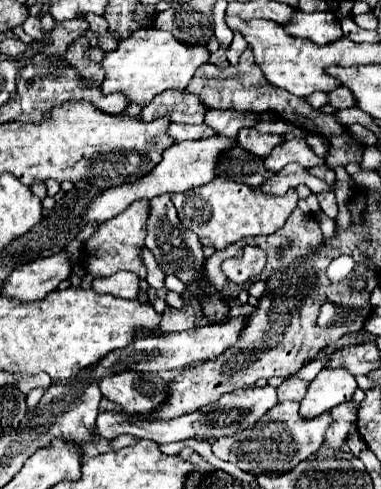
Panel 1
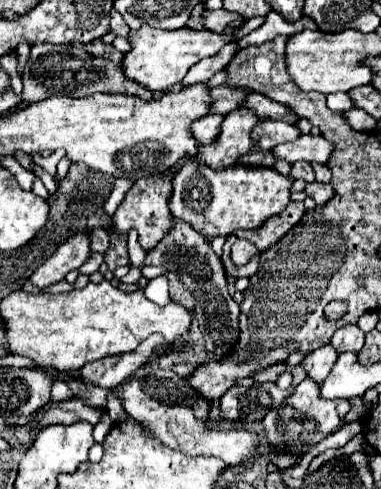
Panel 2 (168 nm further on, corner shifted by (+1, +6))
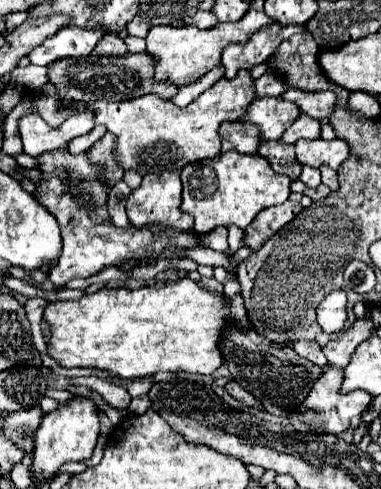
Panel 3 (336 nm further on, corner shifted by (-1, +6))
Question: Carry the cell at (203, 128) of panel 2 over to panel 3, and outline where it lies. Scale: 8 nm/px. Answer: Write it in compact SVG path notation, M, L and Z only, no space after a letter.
M224 121L218 129L220 133L220 139L222 139L222 153L226 151L238 151L238 153L256 153L256 147L260 145L260 139L258 139L258 127L250 127L250 125L240 125L238 121L236 123L230 123L230 121Z

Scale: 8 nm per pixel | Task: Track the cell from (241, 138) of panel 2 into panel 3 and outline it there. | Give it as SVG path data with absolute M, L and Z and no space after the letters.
M262 97L250 103L246 113L240 117L240 123L256 125L262 141L278 141L298 115L300 111L296 103L282 101L280 97Z

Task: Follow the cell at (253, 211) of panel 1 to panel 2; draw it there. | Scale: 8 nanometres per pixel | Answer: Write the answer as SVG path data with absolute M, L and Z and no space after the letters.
M186 161L180 173L174 175L174 195L170 211L176 219L192 225L194 231L206 237L230 235L238 229L258 229L268 217L280 213L290 203L292 179L276 173L270 167L230 165L212 169L204 161Z

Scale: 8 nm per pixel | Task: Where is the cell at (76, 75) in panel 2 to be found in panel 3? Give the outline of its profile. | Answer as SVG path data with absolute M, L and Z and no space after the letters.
M126 53L122 57L94 57L88 55L82 61L78 59L58 59L48 69L48 81L56 87L56 95L60 101L70 105L72 101L98 101L98 99L112 99L112 101L126 101L146 93L154 93L162 99L172 99L178 89L170 83L158 83L152 79L154 65L148 53Z

